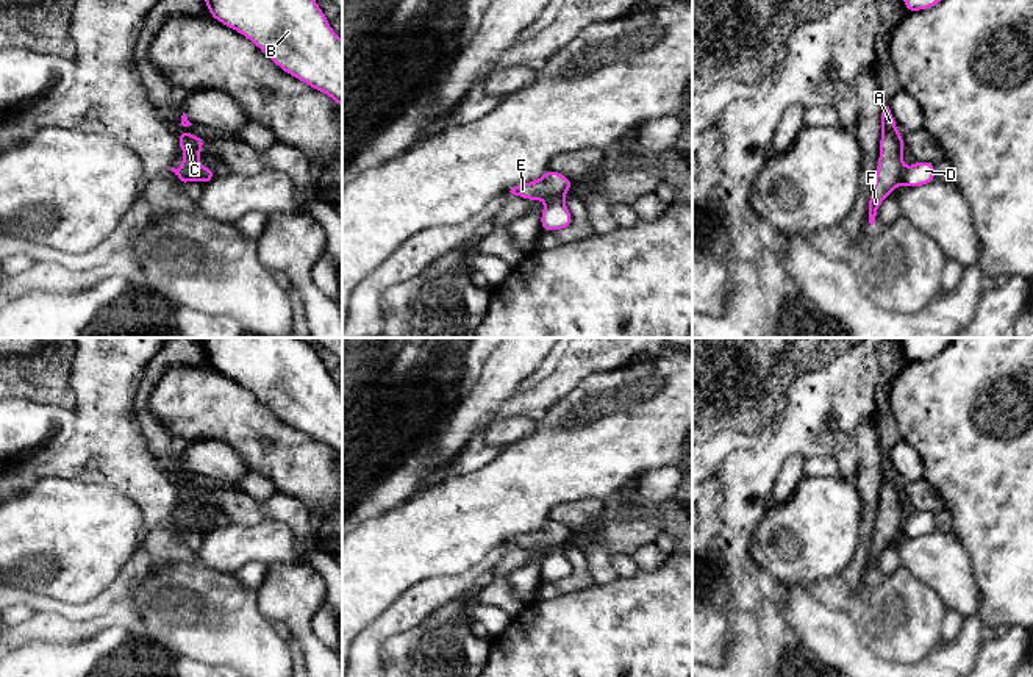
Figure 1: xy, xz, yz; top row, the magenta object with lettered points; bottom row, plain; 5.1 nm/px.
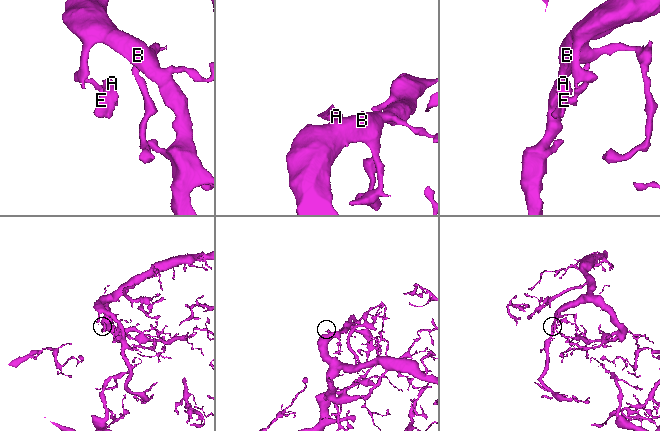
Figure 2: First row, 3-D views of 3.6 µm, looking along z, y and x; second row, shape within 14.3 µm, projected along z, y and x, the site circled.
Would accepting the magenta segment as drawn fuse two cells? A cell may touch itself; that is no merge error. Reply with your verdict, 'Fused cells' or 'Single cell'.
Fused cells

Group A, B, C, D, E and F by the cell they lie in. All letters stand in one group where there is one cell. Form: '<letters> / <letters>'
A C E F / B D

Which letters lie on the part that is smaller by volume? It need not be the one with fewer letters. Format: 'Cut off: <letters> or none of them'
Cut off: A, C, E, F

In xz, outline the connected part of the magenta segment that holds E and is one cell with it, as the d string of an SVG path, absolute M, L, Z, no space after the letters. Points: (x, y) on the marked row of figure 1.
M549 169L539 180L520 183L509 192L525 200L552 200L564 197L574 181L569 177Z

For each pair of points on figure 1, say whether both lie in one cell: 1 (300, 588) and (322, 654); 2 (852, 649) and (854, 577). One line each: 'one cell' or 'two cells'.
1: one cell
2: two cells

